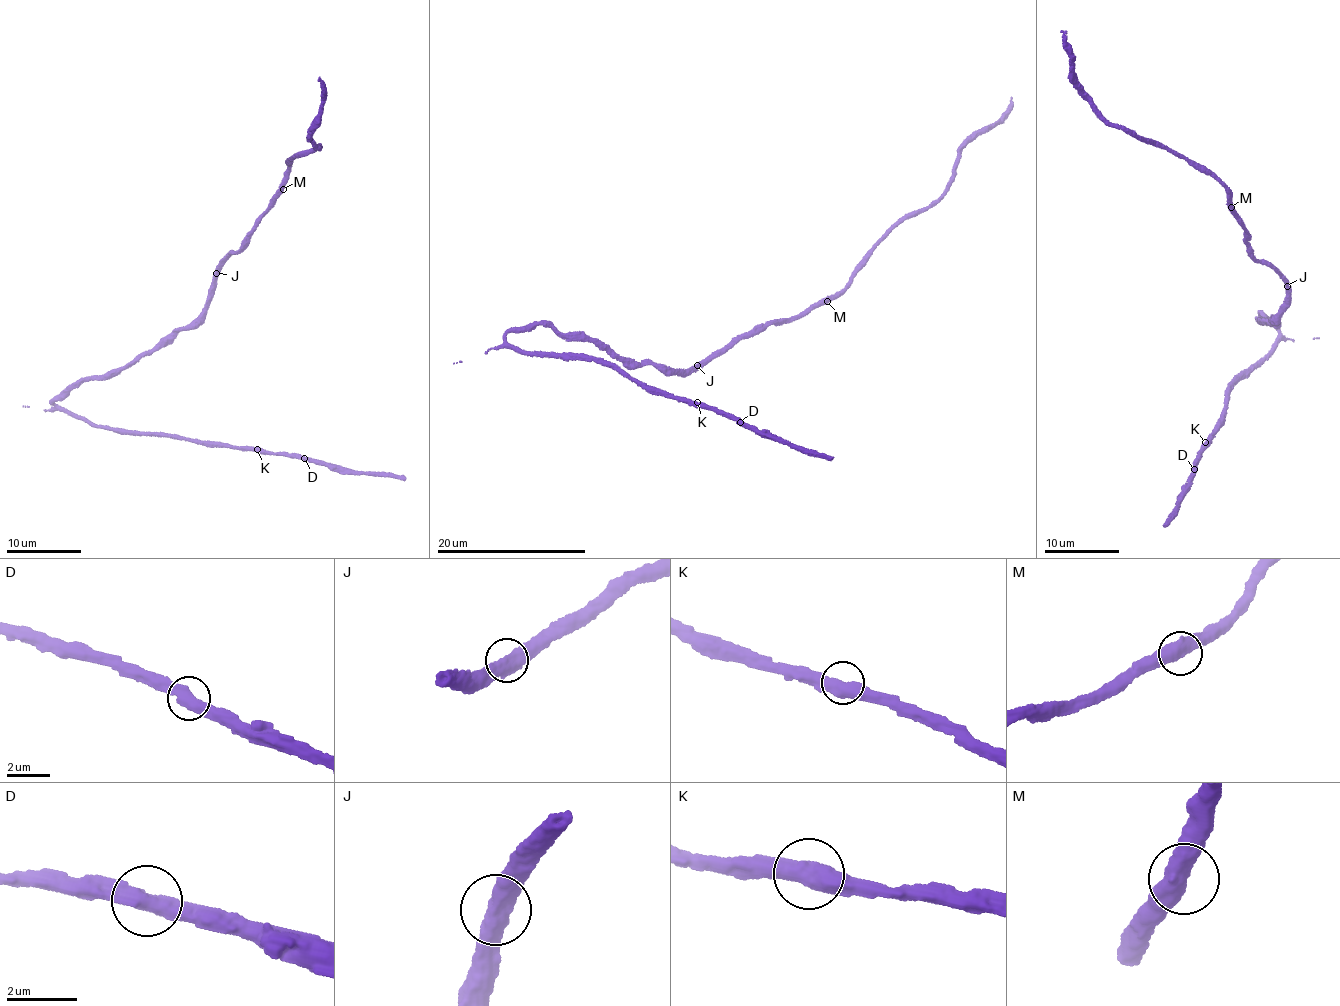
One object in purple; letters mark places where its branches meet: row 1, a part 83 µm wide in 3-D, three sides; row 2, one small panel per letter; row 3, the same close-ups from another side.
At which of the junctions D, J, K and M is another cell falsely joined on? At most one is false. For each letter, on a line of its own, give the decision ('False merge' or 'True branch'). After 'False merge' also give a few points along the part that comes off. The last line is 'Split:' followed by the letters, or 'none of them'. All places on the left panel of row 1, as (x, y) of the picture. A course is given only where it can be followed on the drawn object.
D: True branch
J: True branch
K: True branch
M: True branch
Split: none of them

